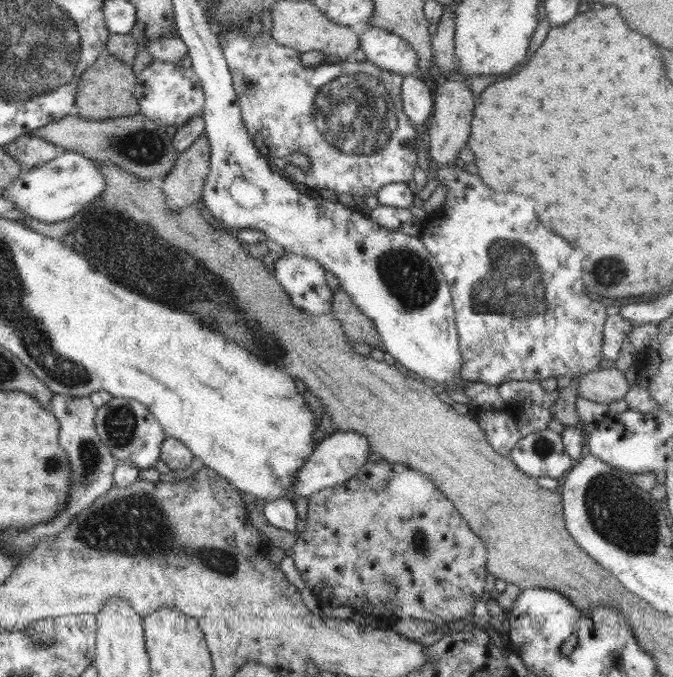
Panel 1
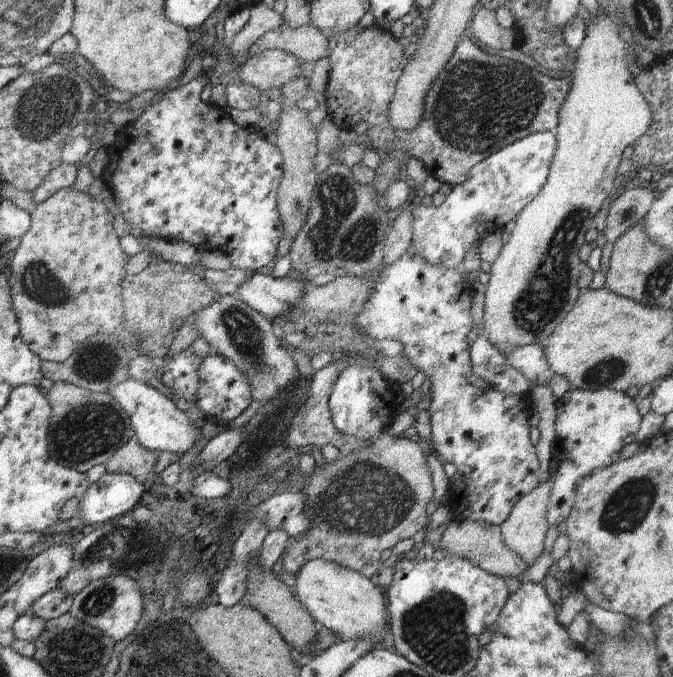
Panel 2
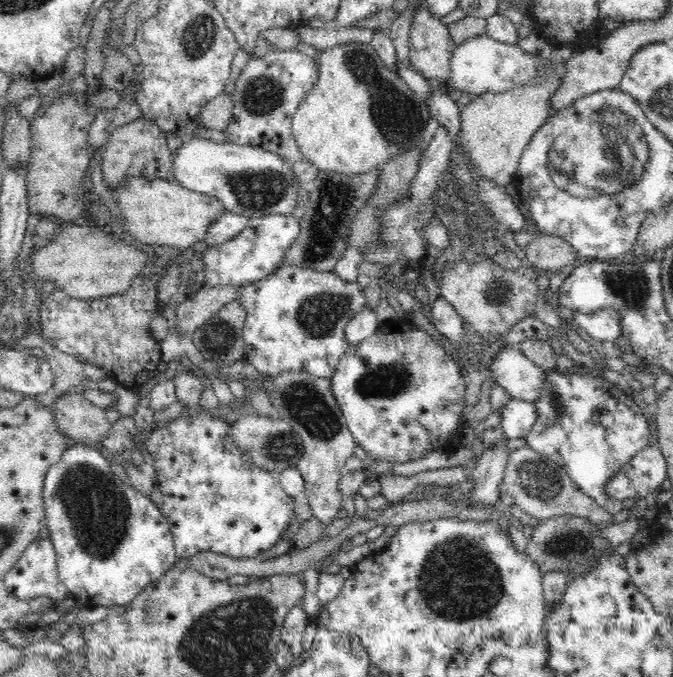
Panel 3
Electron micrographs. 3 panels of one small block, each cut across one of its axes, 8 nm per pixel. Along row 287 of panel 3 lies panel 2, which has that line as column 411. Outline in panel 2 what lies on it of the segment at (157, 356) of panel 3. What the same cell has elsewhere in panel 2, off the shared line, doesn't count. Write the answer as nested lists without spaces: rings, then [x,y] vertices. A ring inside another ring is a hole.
[[[376,24],[363,29],[354,27],[352,30],[340,32],[336,46],[328,58],[332,68],[330,68],[326,92],[321,98],[327,102],[328,116],[334,124],[340,129],[352,130],[358,122],[366,122],[367,135],[370,138],[369,145],[372,148],[377,151],[381,146],[382,149],[386,149],[385,152],[398,150],[417,158],[425,164],[430,175],[452,187],[464,184],[468,180],[472,166],[476,166],[505,146],[537,132],[548,131],[554,134],[558,128],[560,106],[570,88],[569,78],[550,78],[526,64],[522,65],[506,57],[490,55],[483,52],[470,41],[468,35],[465,35],[458,42],[454,54],[442,68],[442,72],[428,88],[428,94],[424,100],[424,114],[422,114],[422,120],[416,124],[416,128],[392,130],[388,122],[388,106],[394,98],[396,83],[410,60],[398,39],[390,31]]]

